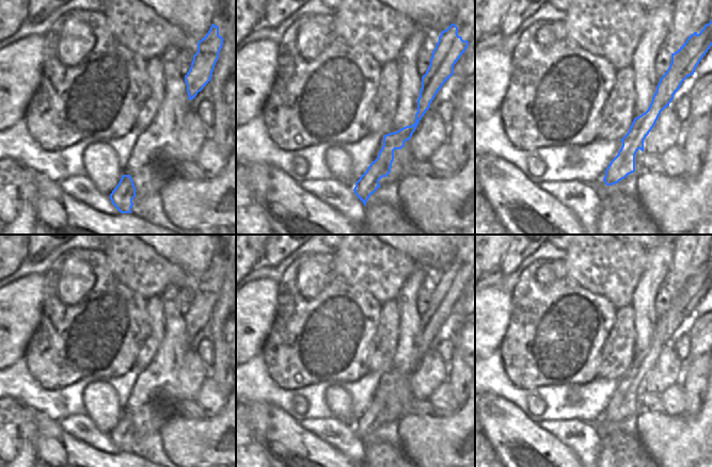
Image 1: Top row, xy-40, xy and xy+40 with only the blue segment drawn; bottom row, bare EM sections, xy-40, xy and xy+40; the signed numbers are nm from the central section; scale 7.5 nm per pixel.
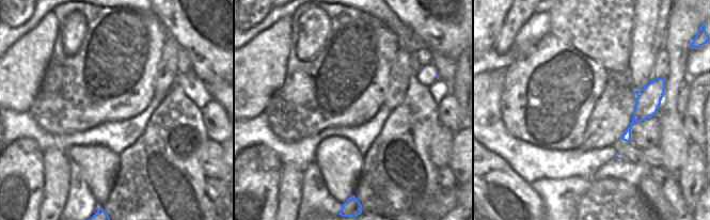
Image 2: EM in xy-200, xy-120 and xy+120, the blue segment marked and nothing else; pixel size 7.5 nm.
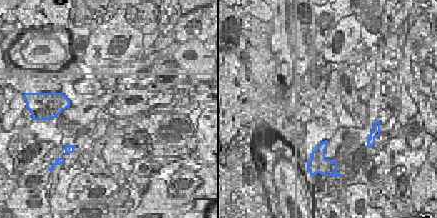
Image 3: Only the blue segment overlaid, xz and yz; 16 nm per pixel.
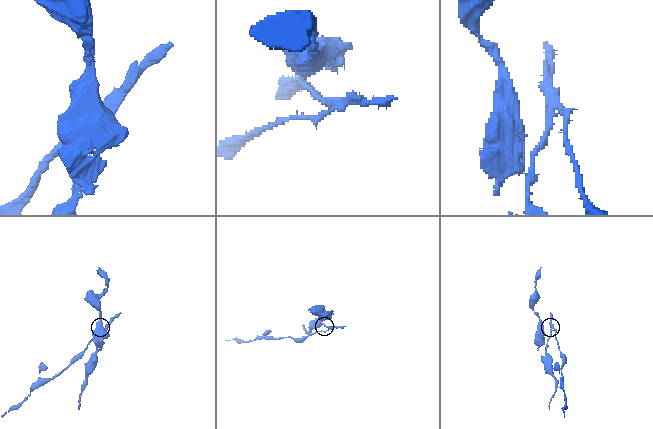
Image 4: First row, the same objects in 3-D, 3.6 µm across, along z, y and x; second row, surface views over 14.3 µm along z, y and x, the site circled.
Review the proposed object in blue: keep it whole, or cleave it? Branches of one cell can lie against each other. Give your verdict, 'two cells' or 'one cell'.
two cells

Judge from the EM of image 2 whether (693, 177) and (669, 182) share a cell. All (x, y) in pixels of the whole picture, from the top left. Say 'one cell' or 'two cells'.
two cells

